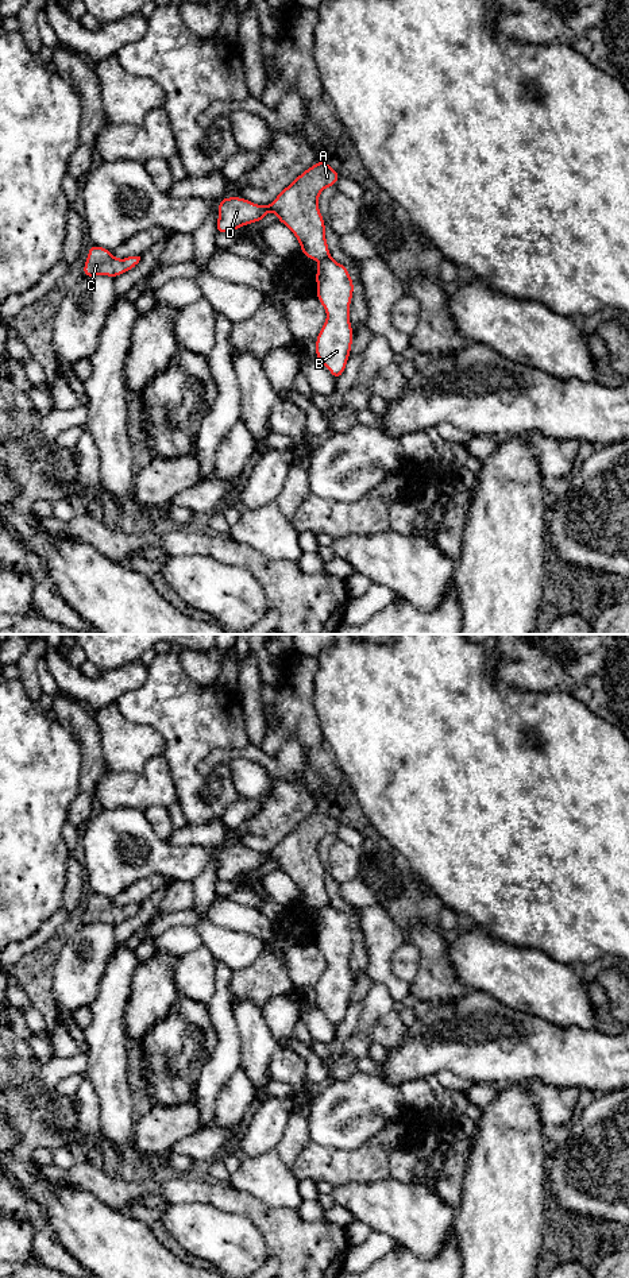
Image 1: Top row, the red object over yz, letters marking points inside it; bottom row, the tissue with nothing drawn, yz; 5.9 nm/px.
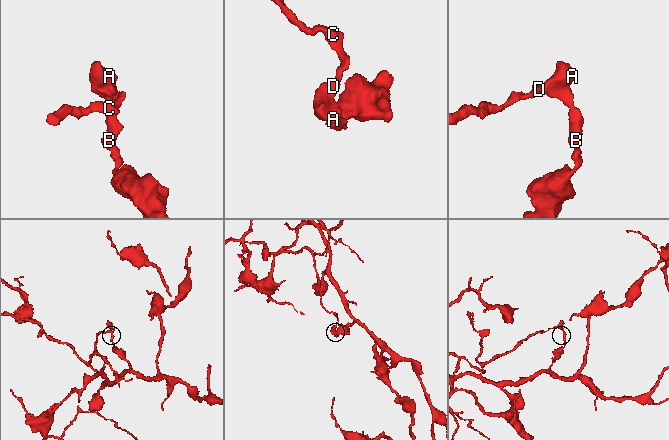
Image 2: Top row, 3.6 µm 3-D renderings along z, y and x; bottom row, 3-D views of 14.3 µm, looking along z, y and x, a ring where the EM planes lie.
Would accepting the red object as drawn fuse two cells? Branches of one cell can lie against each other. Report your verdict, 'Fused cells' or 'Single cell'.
Fused cells

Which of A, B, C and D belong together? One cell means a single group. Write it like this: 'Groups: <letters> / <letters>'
Groups: A C D / B

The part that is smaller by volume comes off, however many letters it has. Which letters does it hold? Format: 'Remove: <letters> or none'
Remove: A, C, D

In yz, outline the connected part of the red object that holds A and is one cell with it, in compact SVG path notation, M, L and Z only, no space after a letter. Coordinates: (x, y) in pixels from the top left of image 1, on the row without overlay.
M319 808L304 821L301 821L290 833L288 833L269 853L256 853L243 845L225 845L217 850L219 866L216 872L217 881L235 880L239 874L255 869L263 869L267 860L273 858L278 869L285 872L297 885L301 900L317 910L329 906L329 896L325 887L325 870L319 857L319 843L328 835L335 834L340 822L325 808Z

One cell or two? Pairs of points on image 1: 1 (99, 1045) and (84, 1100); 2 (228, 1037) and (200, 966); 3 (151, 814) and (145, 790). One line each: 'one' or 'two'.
1: two
2: two
3: two

